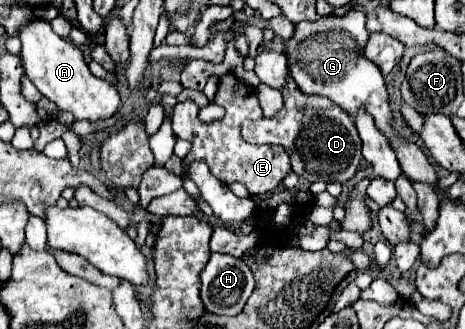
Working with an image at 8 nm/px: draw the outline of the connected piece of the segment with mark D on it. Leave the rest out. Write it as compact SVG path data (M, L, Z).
M289 77L289 85L283 89L285 105L283 109L271 117L261 121L245 121L241 125L241 135L247 143L263 145L283 145L291 157L293 171L299 177L305 177L307 181L337 181L345 183L349 181L359 167L361 161L361 137L357 133L357 127L353 119L341 111L333 101L325 97L309 97L303 95L297 85Z

